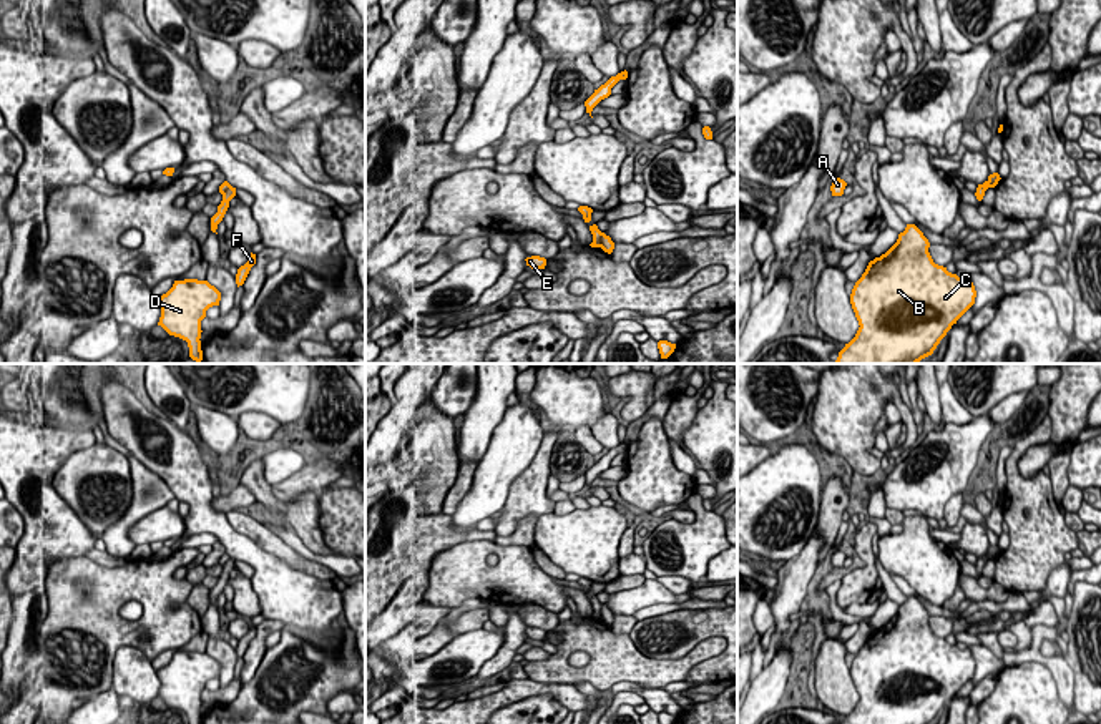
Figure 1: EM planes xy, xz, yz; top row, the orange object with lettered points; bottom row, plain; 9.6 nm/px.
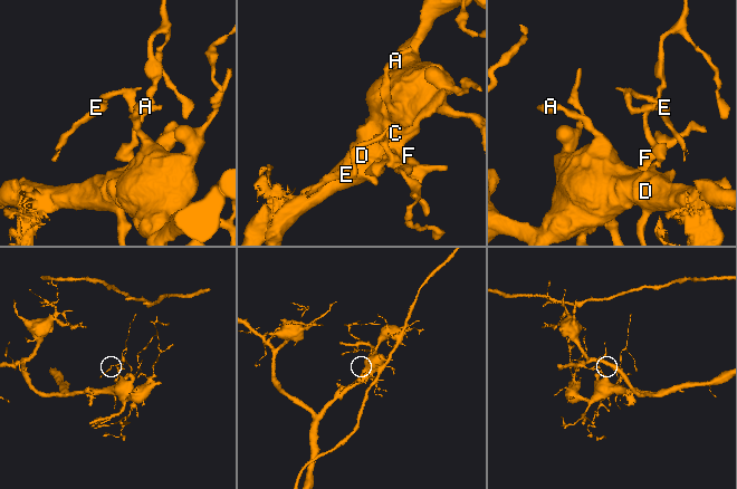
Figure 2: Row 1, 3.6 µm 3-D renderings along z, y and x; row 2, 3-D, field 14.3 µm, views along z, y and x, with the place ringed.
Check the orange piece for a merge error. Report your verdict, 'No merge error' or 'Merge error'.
Merge error

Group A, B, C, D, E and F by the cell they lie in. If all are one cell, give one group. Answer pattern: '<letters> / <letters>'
A B C D F / E

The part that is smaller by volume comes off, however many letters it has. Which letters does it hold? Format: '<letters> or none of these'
E

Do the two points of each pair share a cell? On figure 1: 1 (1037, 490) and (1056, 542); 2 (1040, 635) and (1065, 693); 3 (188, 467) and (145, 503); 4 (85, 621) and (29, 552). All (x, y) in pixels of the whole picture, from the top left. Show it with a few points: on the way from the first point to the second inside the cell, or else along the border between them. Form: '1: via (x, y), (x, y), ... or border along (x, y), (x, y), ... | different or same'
1: via (1037, 503), (1037, 522), (1043, 528) | same
2: via (1037, 650), (1065, 678) | same
3: border along (138, 459), (176, 497) | different
4: border along (48, 568), (45, 578) | different

